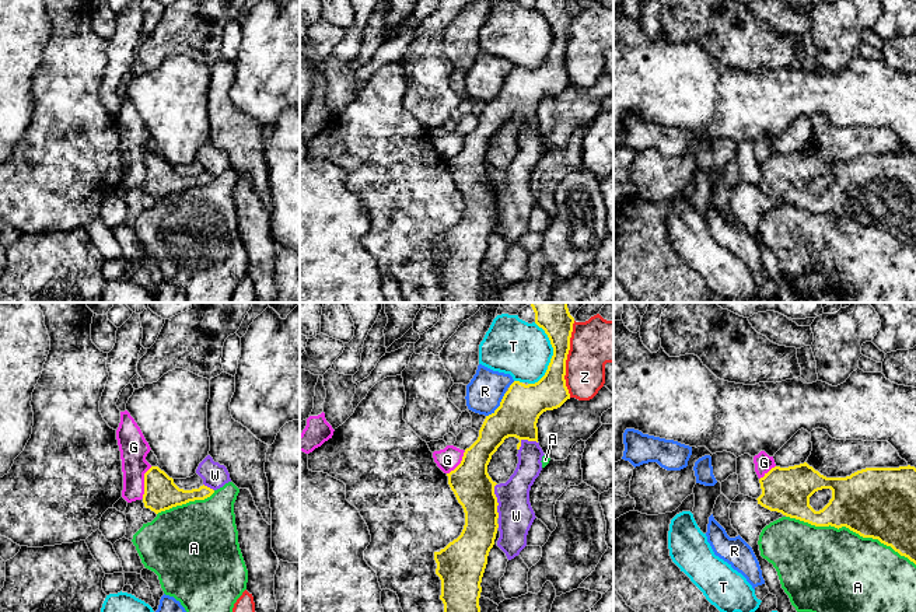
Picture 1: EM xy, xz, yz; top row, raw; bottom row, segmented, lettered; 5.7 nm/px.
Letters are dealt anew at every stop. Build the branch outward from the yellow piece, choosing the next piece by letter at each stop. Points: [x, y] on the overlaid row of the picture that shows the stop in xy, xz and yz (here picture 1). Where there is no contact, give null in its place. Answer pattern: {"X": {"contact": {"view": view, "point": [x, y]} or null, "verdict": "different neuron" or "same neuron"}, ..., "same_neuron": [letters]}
{"A": {"contact": {"view": "yz", "point": [850, 530]}, "verdict": "different neuron"}, "G": {"contact": {"view": "xy", "point": [144, 482]}, "verdict": "different neuron"}, "R": {"contact": {"view": "xz", "point": [500, 405]}, "verdict": "different neuron"}, "T": {"contact": {"view": "xz", "point": [552, 356]}, "verdict": "different neuron"}, "W": {"contact": {"view": "xz", "point": [496, 500]}, "verdict": "different neuron"}, "Z": {"contact": {"view": "xz", "point": [566, 359]}, "verdict": "different neuron"}, "same_neuron": []}

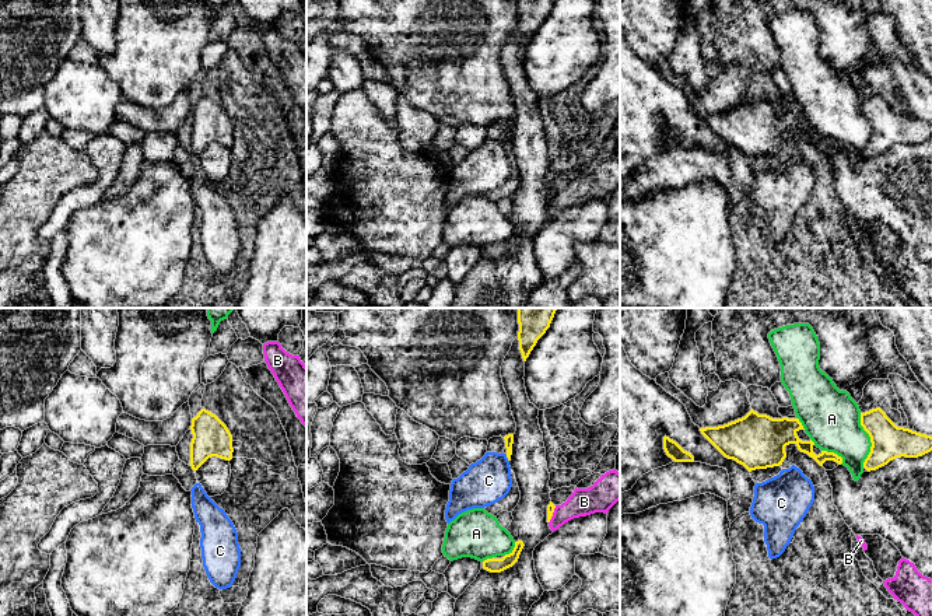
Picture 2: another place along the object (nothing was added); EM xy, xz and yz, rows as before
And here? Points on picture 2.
{"A": {"contact": {"view": "yz", "point": [871, 440]}, "verdict": "different neuron"}, "B": {"contact": {"view": "xz", "point": [552, 514]}, "verdict": "different neuron"}, "C": {"contact": {"view": "xz", "point": [507, 457]}, "verdict": "different neuron"}, "same_neuron": []}

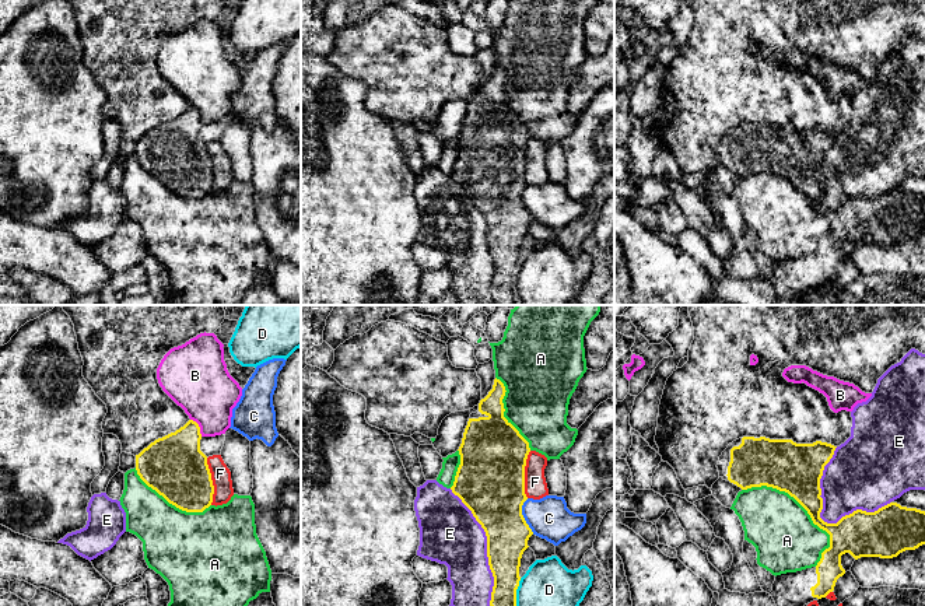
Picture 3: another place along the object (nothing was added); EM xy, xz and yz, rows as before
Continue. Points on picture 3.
{"A": {"contact": {"view": "yz", "point": [803, 507]}, "verdict": "different neuron"}, "B": {"contact": {"view": "xy", "point": [199, 427]}, "verdict": "different neuron"}, "C": {"contact": {"view": "xz", "point": [522, 517]}, "verdict": "different neuron"}, "D": {"contact": {"view": "xz", "point": [515, 592]}, "verdict": "different neuron"}, "E": {"contact": {"view": "yz", "point": [819, 517]}, "verdict": "different neuron"}, "F": {"contact": {"view": "xy", "point": [212, 482]}, "verdict": "different neuron"}, "same_neuron": []}

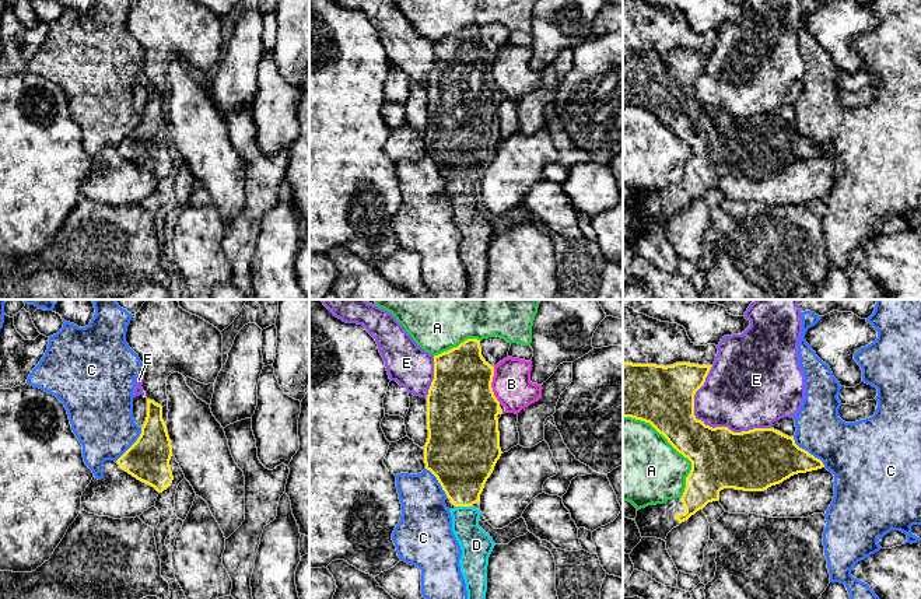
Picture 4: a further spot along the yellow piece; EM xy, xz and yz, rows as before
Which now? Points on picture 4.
{"A": {"contact": {"view": "yz", "point": [675, 448]}, "verdict": "different neuron"}, "B": {"contact": {"view": "xz", "point": [490, 385]}, "verdict": "different neuron"}, "C": {"contact": {"view": "yz", "point": [806, 451]}, "verdict": "different neuron"}, "D": {"contact": {"view": "xz", "point": [465, 505]}, "verdict": "same neuron"}, "E": {"contact": {"view": "yz", "point": [707, 426]}, "verdict": "different neuron"}, "same_neuron": ["D"]}

